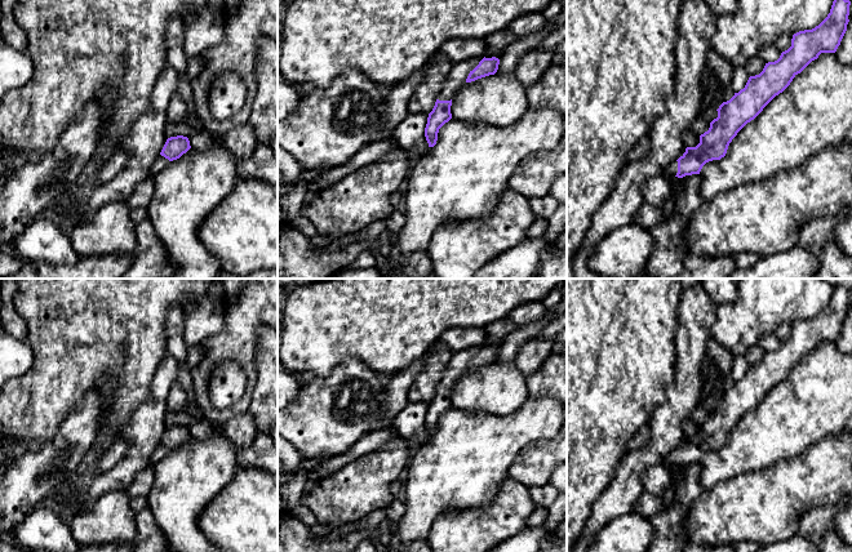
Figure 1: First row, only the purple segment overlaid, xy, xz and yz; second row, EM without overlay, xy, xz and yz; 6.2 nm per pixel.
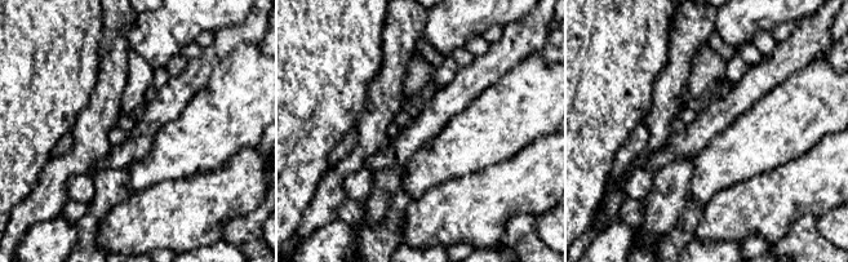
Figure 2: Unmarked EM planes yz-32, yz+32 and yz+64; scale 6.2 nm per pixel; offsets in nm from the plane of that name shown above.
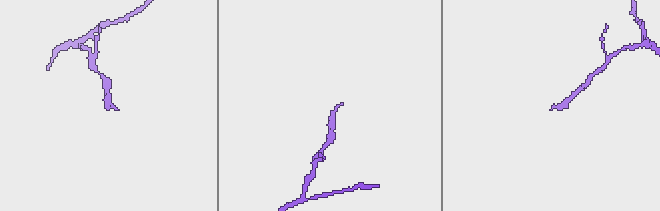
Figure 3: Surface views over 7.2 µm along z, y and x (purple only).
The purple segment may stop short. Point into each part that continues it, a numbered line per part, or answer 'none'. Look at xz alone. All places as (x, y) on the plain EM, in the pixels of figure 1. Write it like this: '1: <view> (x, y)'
1: xz (460, 360)

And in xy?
1: xy (160, 452)

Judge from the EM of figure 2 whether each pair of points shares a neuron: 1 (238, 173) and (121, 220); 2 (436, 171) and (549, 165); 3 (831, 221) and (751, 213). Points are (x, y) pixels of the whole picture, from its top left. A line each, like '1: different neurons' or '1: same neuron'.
1: same neuron
2: different neurons
3: different neurons

